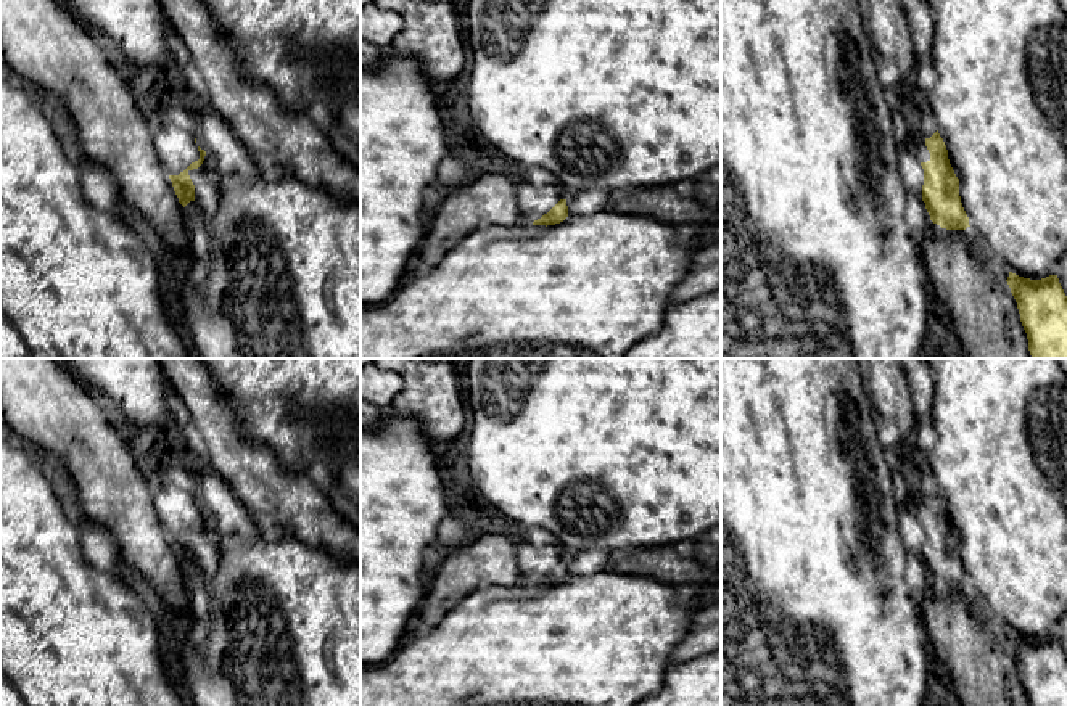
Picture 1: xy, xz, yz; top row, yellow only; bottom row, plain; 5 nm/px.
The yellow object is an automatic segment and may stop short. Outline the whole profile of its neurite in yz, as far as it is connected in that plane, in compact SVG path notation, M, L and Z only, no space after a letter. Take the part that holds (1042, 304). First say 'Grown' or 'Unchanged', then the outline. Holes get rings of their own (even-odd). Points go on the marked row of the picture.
Unchanged. M1009 272L1028 351L1035 359L1067 359L1067 296L1057 275L1030 280Z

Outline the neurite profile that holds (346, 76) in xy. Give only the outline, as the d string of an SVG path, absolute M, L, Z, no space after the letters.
M336 56L330 61L335 74L335 90L340 109L333 122L360 135L360 72L349 56Z

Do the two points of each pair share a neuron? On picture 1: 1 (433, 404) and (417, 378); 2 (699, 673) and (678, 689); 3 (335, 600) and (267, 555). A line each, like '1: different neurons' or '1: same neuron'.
1: same neuron
2: same neuron
3: same neuron

